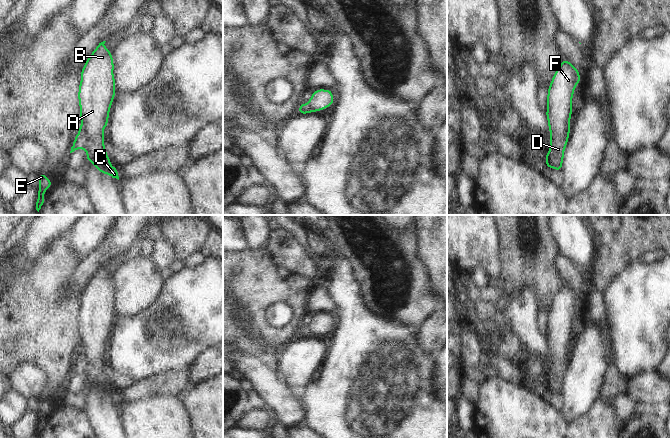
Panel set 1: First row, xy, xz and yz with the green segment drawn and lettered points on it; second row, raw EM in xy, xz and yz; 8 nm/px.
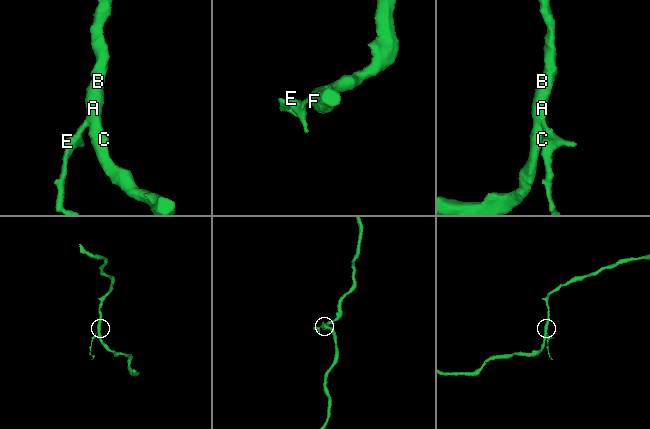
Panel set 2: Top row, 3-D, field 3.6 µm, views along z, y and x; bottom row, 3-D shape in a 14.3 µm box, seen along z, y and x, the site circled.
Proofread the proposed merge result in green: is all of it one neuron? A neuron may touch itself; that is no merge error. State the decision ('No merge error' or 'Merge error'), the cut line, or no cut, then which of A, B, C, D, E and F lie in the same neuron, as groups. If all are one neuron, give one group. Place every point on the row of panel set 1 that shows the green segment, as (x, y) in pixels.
Merge error. Split along xy (79, 132), (86, 139), (85, 148). Groups: A B C D F / E

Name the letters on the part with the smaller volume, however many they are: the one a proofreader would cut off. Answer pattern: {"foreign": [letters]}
{"foreign": ["E"]}

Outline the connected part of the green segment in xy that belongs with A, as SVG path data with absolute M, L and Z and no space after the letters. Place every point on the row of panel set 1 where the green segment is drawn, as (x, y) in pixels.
M103 41L97 45L81 70L78 91L81 118L79 133L87 139L85 145L86 160L90 161L102 174L108 174L112 178L119 180L118 169L111 166L110 158L104 145L103 129L108 126L109 112L116 93L112 52L104 46L105 42Z

